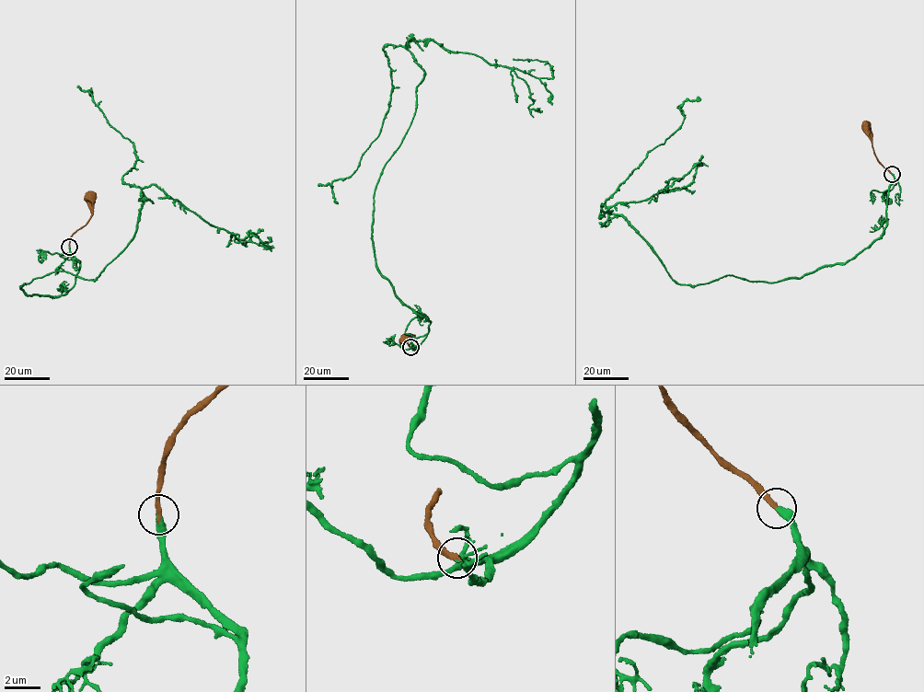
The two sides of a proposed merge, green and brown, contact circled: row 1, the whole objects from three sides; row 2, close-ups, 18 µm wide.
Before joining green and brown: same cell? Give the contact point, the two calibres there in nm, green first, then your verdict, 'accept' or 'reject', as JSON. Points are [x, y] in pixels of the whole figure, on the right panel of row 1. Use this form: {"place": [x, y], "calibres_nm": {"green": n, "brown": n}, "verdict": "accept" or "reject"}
{"place": [892, 174], "calibres_nm": {"green": 440, "brown": 280}, "verdict": "accept"}

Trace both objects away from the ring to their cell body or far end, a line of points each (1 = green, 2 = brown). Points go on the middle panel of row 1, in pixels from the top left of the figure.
1: (411, 347), (431, 321), (372, 235), (424, 76), (402, 47), (338, 203)
2: (411, 347), (407, 341), (414, 335), (404, 339)

